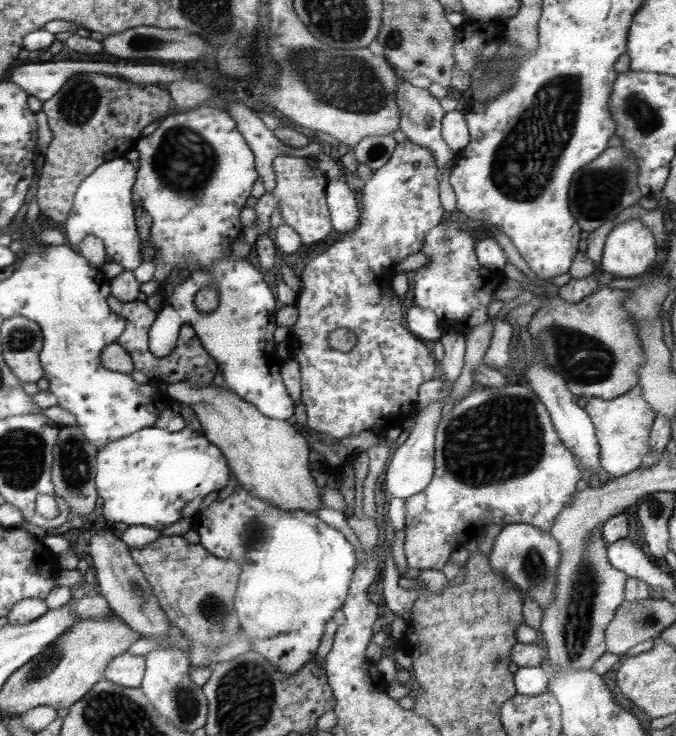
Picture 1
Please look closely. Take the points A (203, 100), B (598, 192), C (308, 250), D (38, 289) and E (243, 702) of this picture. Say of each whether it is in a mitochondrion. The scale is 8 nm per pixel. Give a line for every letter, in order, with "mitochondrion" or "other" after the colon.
A: other
B: mitochondrion
C: other
D: other
E: mitochondrion

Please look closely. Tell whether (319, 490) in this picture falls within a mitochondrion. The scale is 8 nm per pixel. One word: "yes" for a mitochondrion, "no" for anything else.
no

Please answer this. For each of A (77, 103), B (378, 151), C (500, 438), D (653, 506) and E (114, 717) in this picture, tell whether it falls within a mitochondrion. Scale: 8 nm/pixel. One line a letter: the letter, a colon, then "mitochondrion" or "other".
A: mitochondrion
B: mitochondrion
C: mitochondrion
D: mitochondrion
E: mitochondrion

